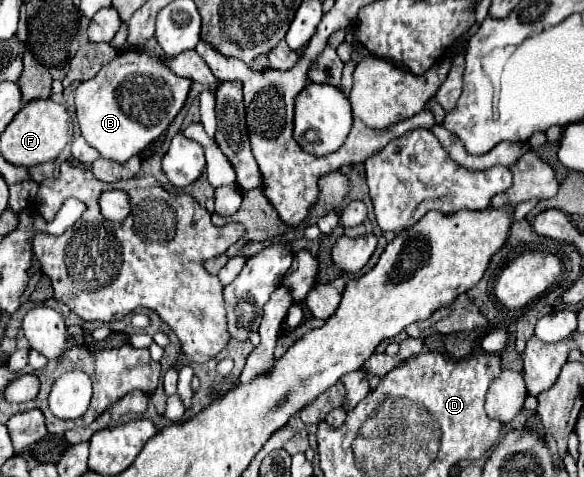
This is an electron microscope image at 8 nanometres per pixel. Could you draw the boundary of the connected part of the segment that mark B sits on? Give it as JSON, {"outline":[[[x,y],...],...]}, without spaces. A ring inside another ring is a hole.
{"outline":[[[127,51],[75,89],[75,109],[85,141],[111,161],[127,161],[155,141],[181,111],[191,81],[177,77],[141,51]]]}

